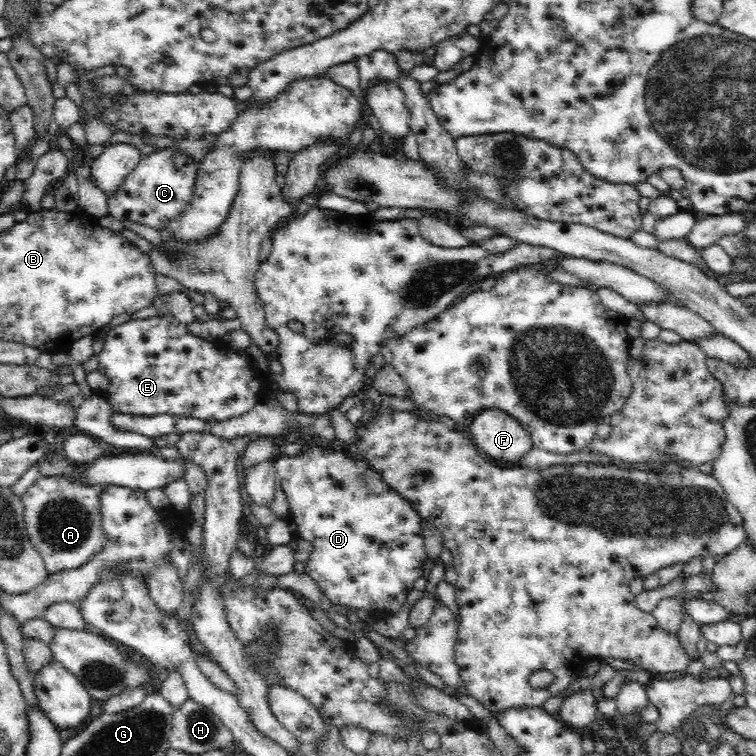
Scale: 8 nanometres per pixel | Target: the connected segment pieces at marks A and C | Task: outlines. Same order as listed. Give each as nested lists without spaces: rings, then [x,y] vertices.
[[[39,476],[20,498],[29,541],[42,555],[51,575],[83,565],[105,543],[99,500],[102,489],[102,486],[82,486],[70,482],[64,476]]]
[[[165,147],[142,157],[122,184],[106,195],[107,214],[118,222],[136,222],[163,234],[170,222],[182,216],[197,185],[199,162],[184,149]]]

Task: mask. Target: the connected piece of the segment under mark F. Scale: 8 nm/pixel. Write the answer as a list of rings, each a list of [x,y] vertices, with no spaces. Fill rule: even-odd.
[[[498,409],[480,412],[469,427],[473,444],[493,463],[520,462],[533,449],[530,434],[518,421]]]

